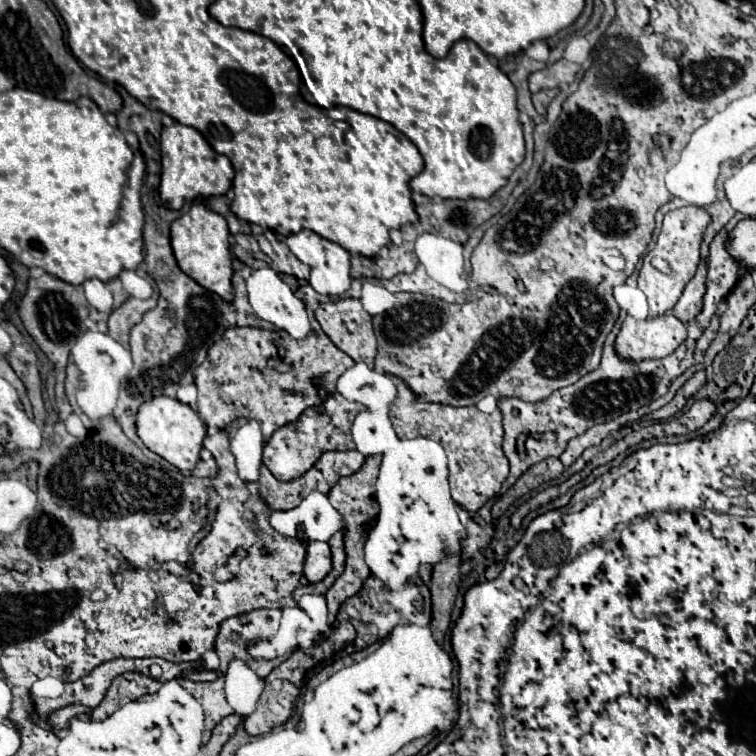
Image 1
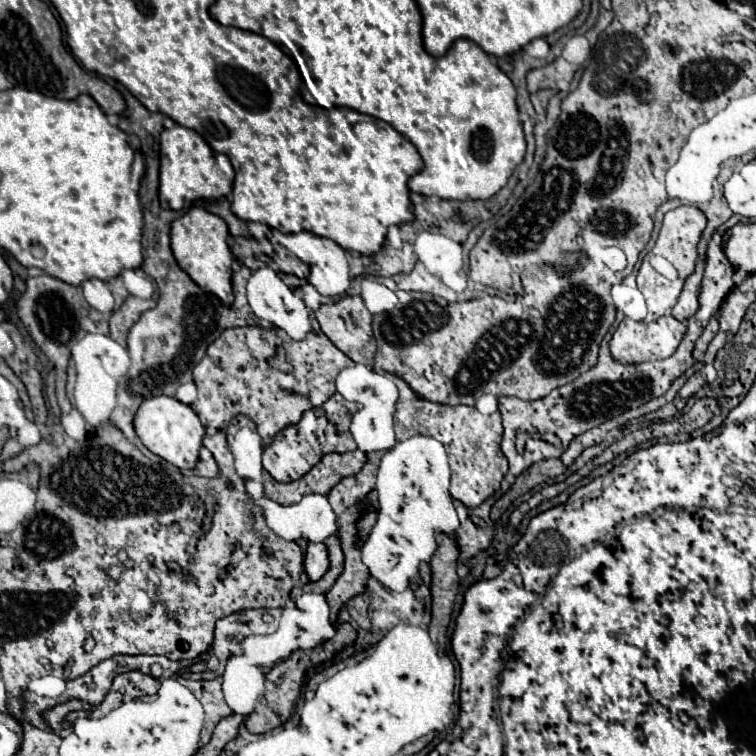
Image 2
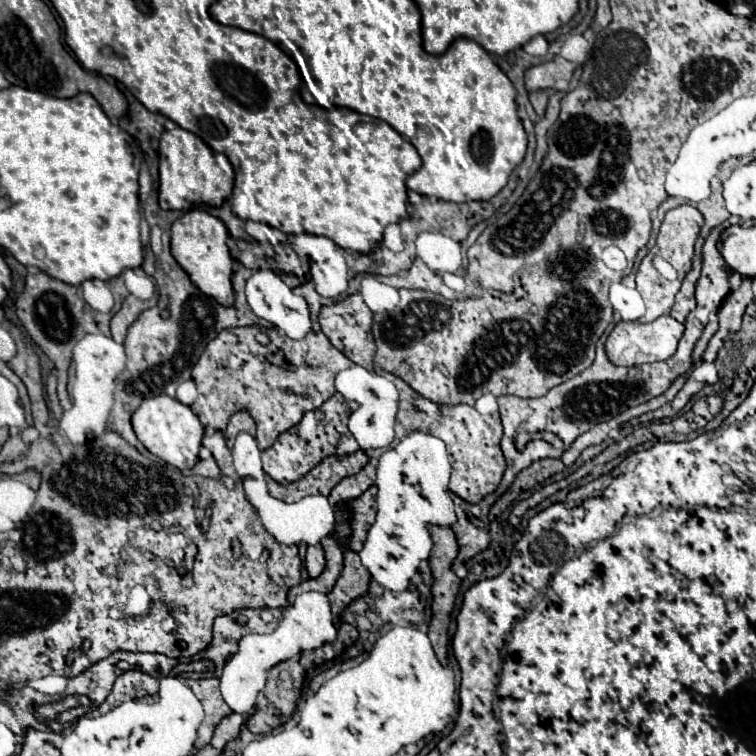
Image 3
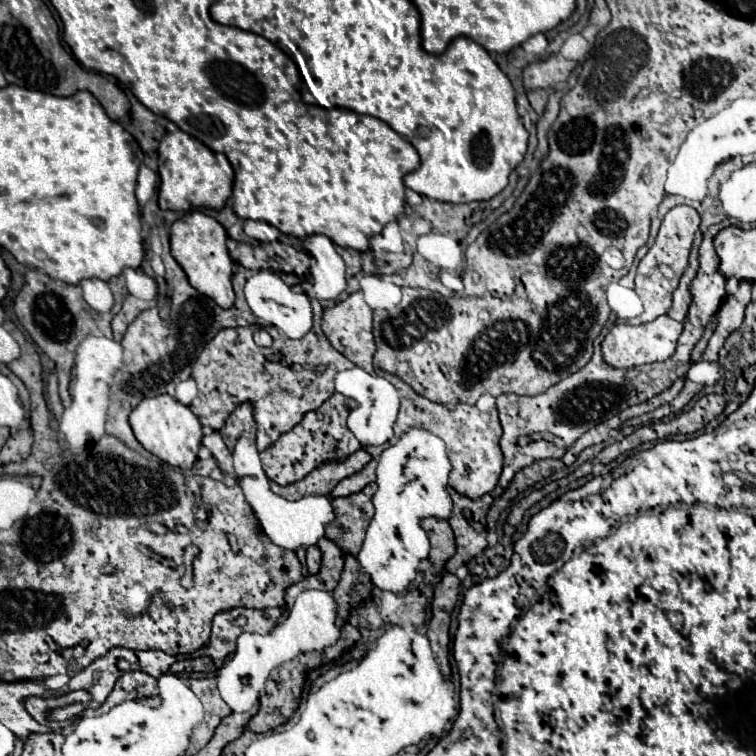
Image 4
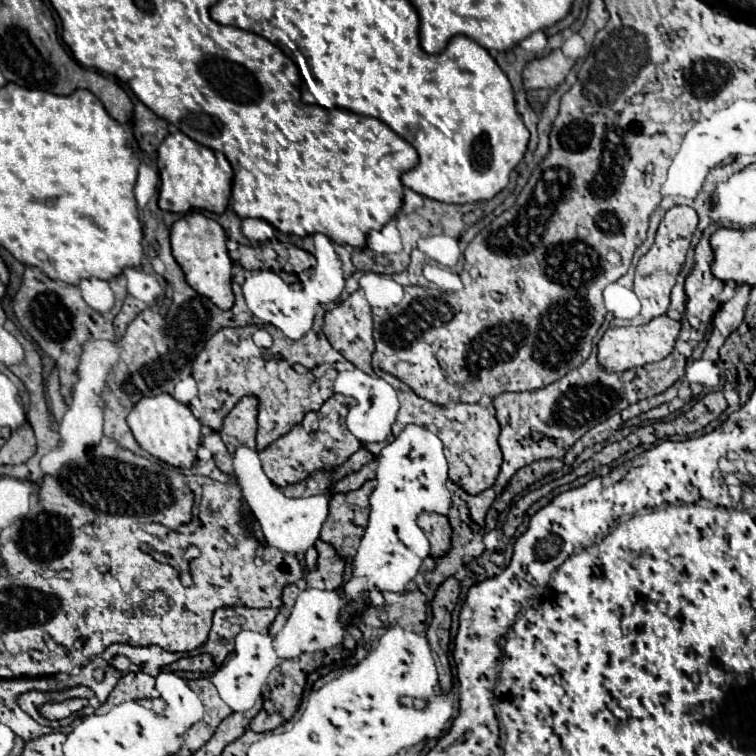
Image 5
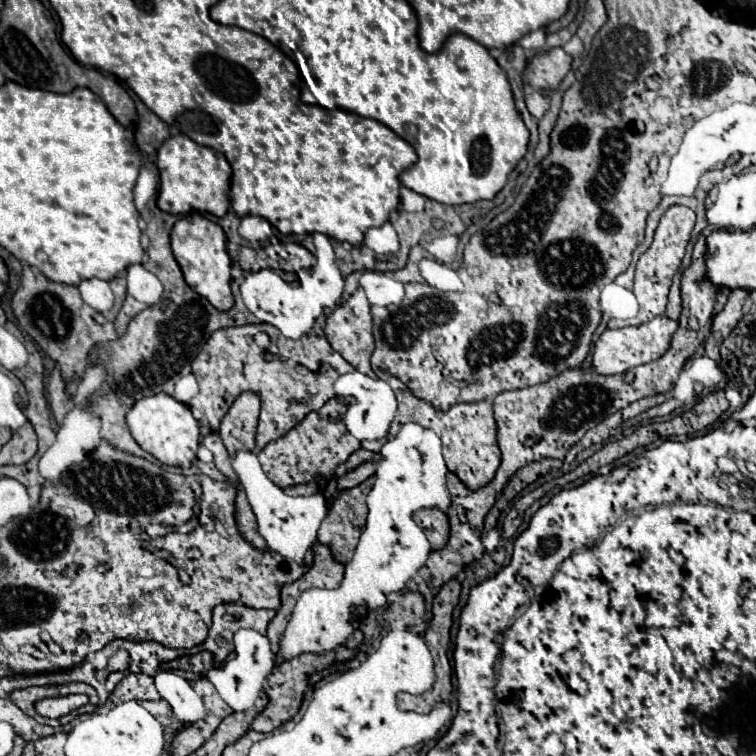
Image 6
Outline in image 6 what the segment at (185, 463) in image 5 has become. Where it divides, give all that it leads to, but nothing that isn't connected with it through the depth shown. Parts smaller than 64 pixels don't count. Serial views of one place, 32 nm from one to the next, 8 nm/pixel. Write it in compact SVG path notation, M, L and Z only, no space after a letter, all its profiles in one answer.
M156 394L138 400L126 416L128 428L138 442L138 446L158 458L162 464L190 468L192 460L196 458L196 450L200 446L200 424L192 416L190 408L168 394Z

